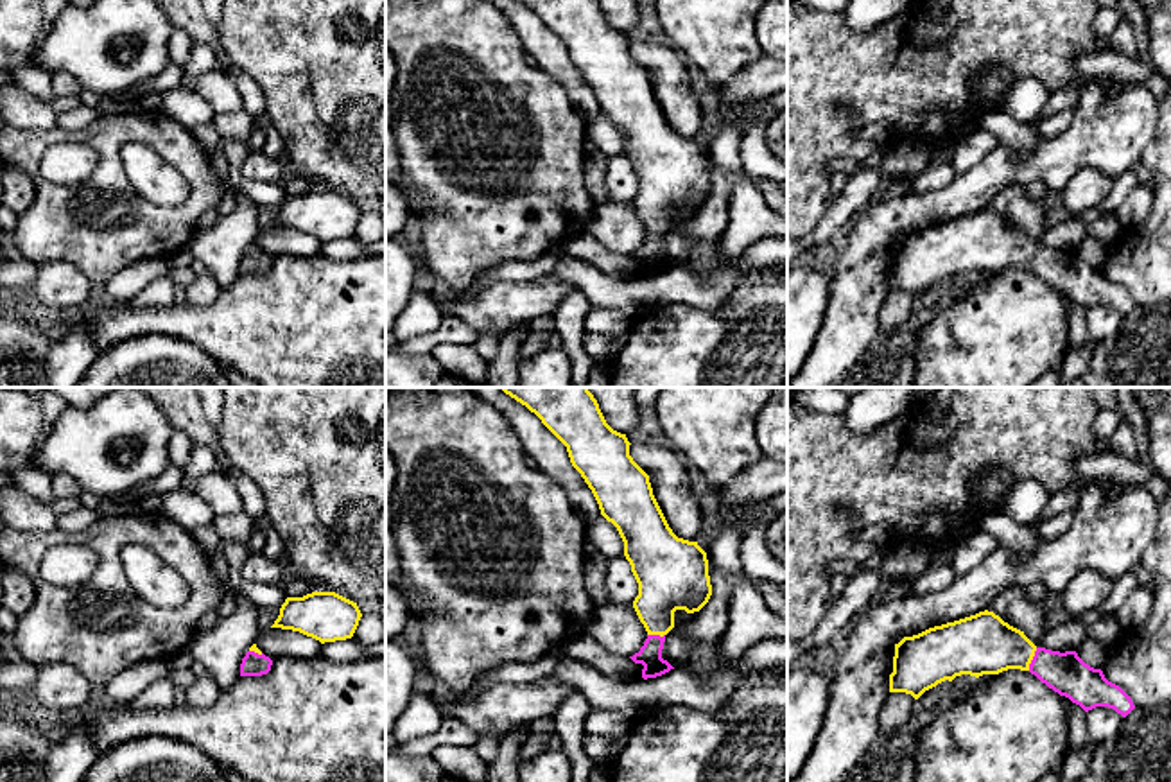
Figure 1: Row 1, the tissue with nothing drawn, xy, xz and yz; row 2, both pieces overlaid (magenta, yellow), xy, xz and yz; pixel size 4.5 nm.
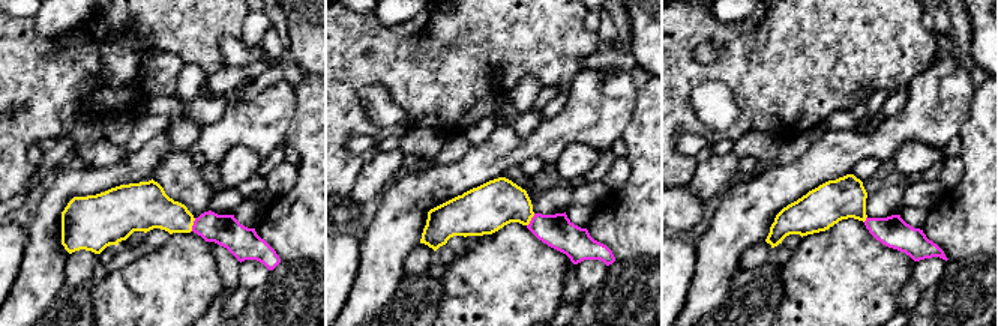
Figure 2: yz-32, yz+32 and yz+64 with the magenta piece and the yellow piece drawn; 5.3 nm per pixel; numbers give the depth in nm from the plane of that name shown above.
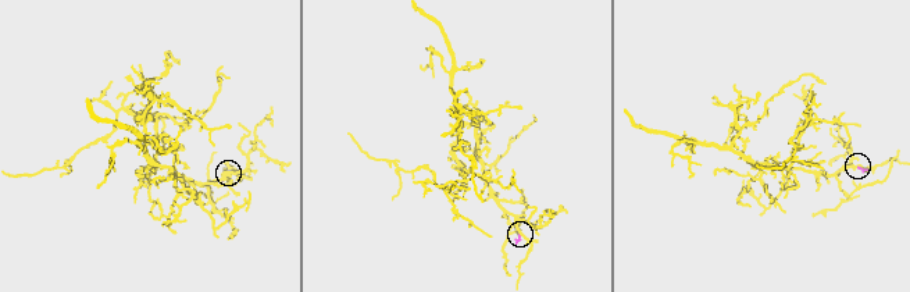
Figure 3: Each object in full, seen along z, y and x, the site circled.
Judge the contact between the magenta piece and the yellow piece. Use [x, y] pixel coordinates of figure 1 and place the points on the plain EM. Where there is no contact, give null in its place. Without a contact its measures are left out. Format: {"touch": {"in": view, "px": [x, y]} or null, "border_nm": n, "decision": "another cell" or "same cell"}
{"touch": {"in": "yz", "px": [1033, 257]}, "border_nm": 110, "decision": "same cell"}

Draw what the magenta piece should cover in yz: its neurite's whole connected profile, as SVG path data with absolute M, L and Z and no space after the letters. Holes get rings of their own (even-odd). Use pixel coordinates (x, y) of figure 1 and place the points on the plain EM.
M988 208L895 242L889 291L918 298L945 278L952 280L961 273L979 276L1008 267L1029 269L1085 310L1108 305L1126 316L1135 307L1119 283L1108 280L1101 267L1085 262L1076 249L1037 246L1024 230Z

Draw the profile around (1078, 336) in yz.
M1069 296L1062 298L1067 303L1069 348L1081 348L1092 341L1085 323L1087 310Z

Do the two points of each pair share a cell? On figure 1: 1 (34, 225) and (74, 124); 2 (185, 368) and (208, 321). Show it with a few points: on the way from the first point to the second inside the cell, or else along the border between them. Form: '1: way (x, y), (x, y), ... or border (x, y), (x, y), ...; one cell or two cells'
1: border (99, 115), (76, 131), (63, 131), (56, 126); two cells
2: border (156, 334), (171, 334), (198, 345), (221, 368); two cells

